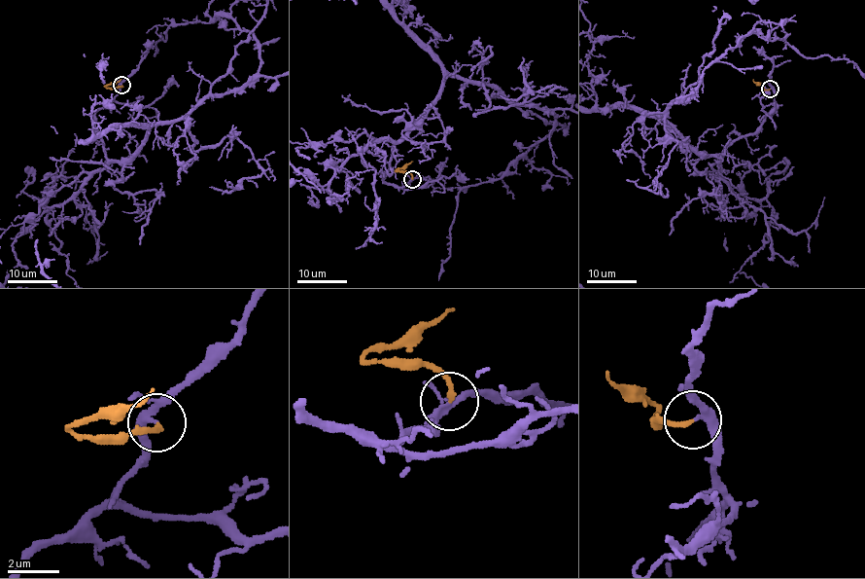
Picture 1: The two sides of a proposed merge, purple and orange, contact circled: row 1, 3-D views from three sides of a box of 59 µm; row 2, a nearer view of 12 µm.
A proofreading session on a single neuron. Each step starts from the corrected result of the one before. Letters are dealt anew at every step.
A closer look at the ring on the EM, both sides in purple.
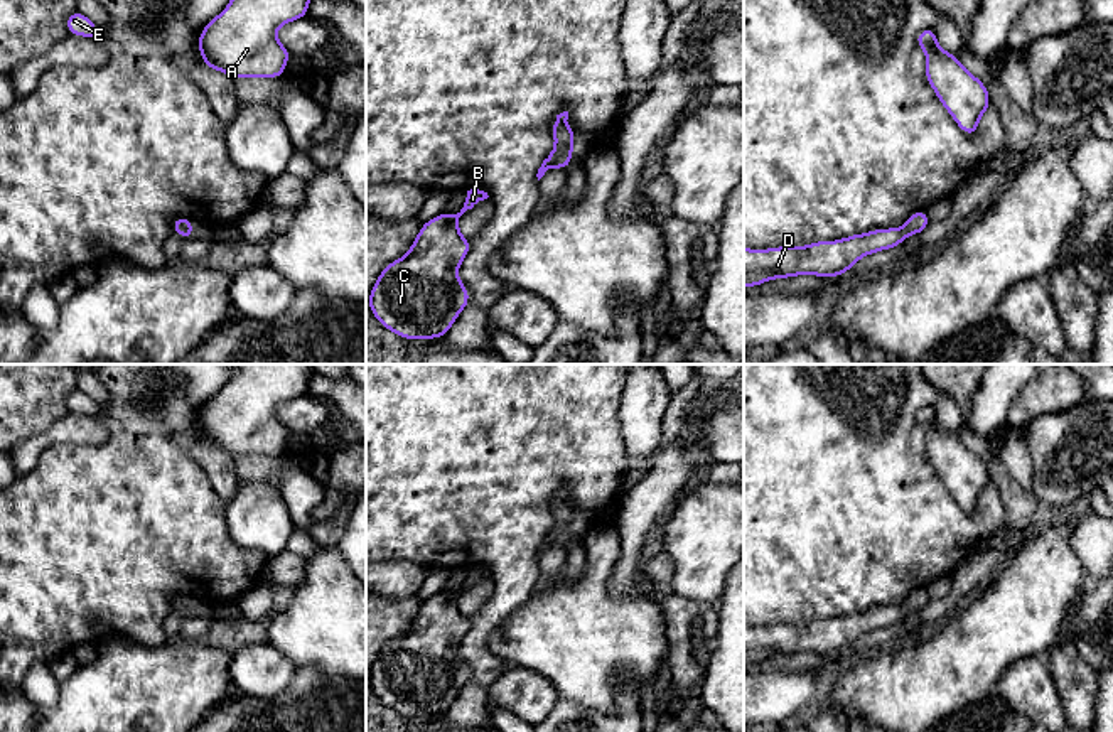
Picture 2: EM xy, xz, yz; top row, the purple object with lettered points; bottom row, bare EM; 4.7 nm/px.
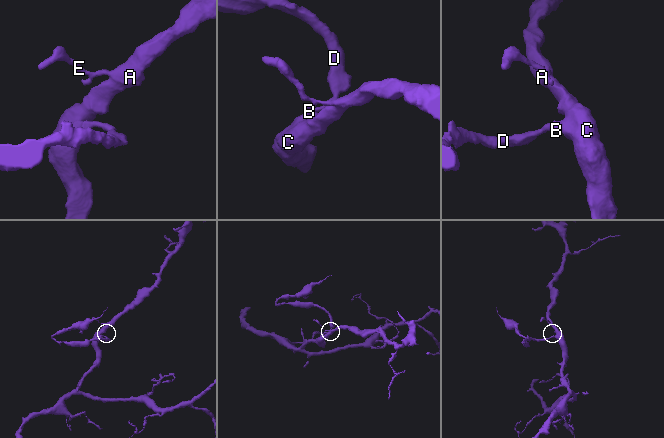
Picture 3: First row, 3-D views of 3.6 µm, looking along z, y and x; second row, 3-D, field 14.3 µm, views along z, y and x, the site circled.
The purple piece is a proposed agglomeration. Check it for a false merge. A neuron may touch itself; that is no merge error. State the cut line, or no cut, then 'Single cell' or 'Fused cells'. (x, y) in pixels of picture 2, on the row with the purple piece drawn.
No split. Single cell

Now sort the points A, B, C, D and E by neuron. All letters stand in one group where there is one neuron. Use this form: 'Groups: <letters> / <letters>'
Groups: A B C D E

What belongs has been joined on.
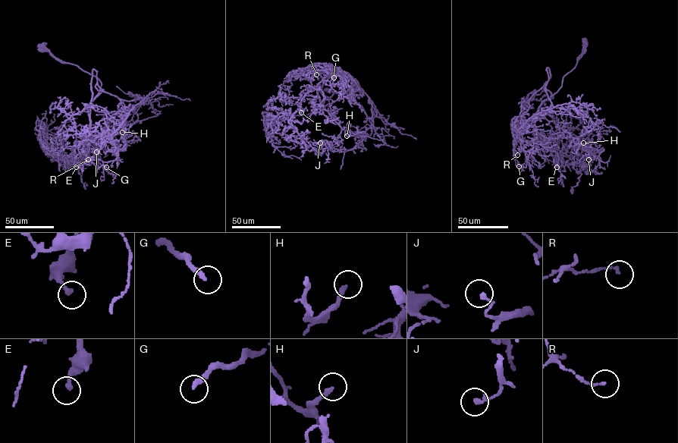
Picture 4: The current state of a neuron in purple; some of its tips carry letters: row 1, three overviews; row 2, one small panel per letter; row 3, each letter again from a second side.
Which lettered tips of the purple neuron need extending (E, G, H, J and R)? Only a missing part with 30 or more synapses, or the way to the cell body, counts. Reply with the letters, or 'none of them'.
G

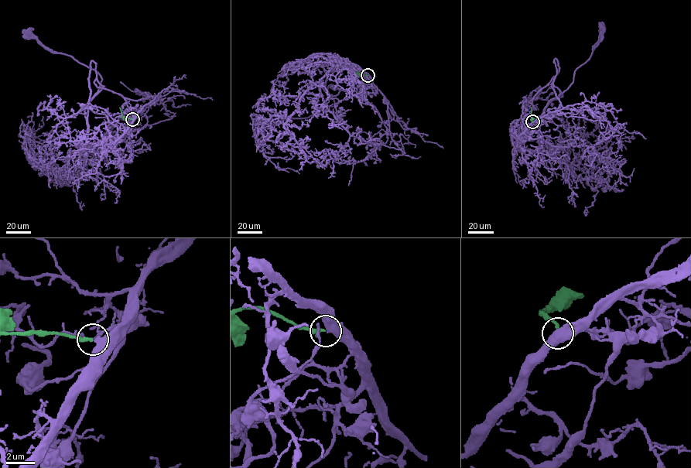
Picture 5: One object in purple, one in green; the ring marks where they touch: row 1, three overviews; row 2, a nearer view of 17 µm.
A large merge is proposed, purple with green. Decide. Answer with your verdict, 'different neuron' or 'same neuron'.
same neuron

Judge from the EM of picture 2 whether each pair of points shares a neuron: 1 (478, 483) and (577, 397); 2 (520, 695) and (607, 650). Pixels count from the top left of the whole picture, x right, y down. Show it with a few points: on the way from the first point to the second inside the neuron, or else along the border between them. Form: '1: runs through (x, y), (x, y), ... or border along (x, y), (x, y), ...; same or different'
1: runs through (503, 457), (552, 409); same
2: border along (511, 663), (542, 675), (559, 697); different

